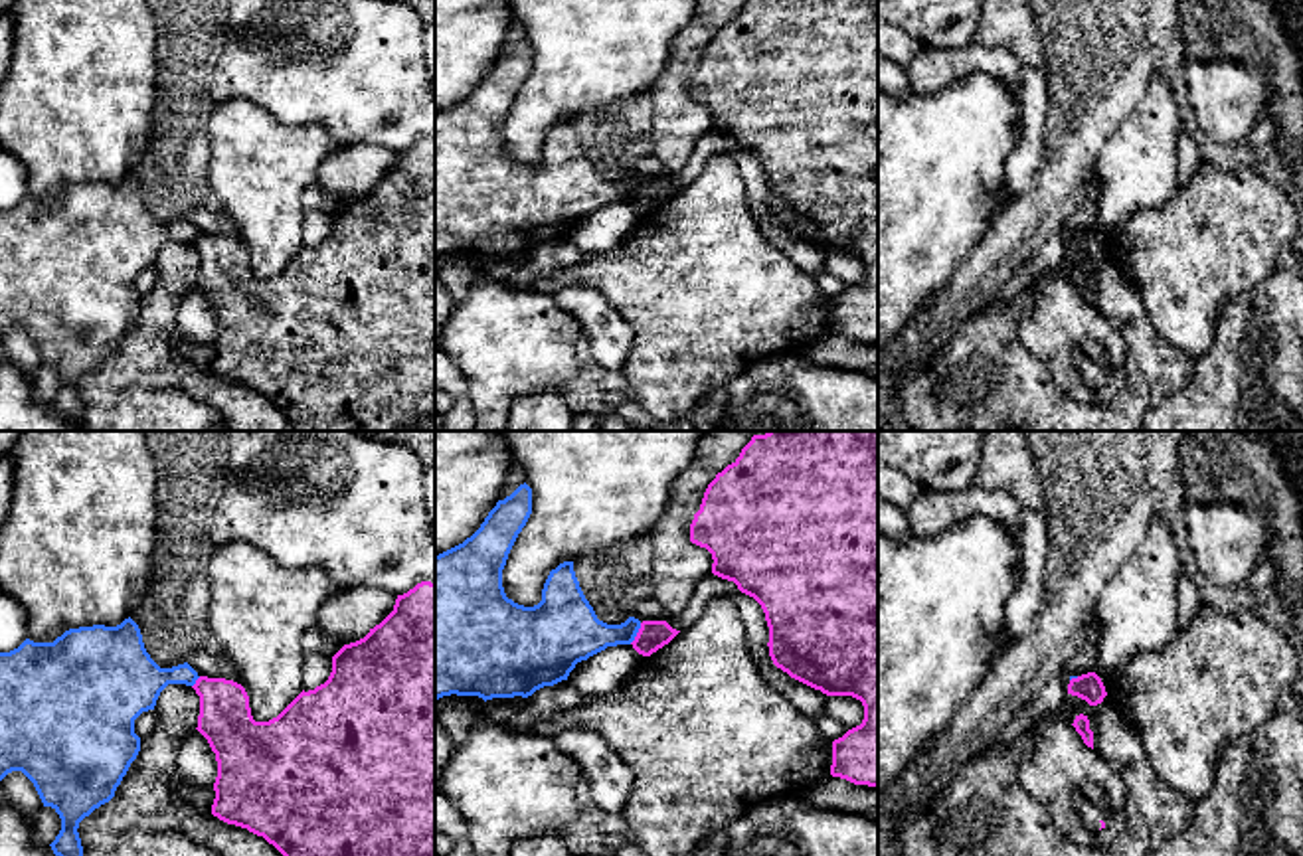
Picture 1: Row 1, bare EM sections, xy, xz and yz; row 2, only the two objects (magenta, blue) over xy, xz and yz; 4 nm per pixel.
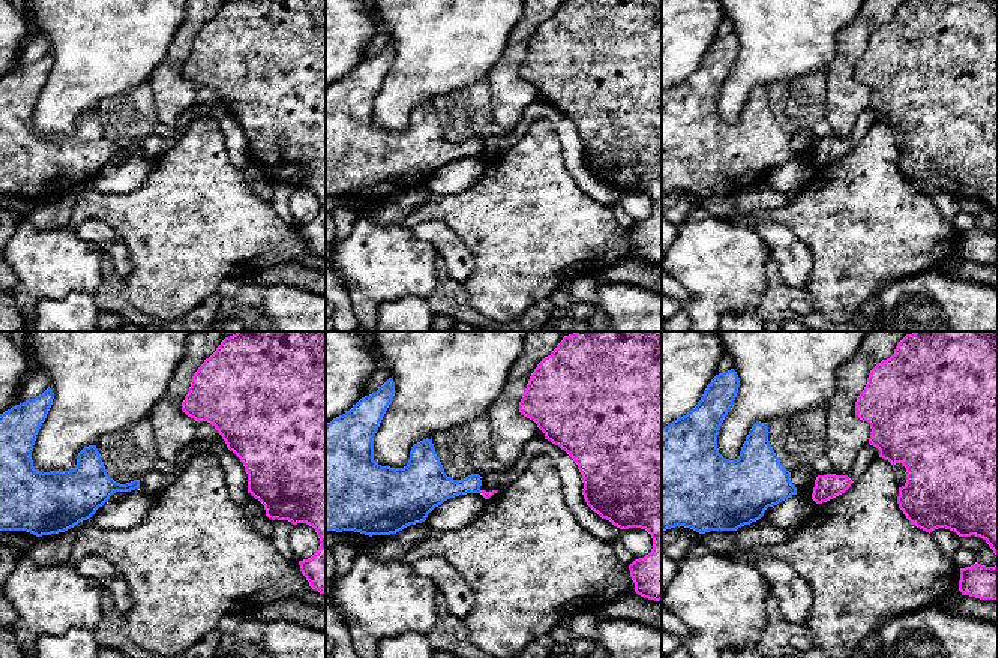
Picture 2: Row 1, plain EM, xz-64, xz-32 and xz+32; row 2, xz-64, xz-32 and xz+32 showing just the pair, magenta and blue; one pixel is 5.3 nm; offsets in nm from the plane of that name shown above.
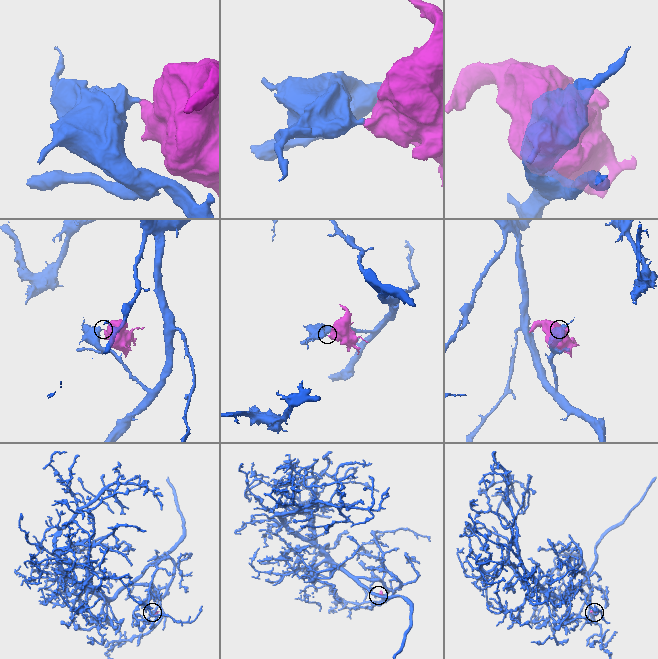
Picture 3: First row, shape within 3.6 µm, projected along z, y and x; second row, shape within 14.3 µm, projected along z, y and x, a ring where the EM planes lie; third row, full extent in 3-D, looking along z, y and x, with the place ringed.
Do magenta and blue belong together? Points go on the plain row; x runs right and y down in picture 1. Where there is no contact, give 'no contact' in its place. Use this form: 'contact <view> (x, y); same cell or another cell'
contact xz (637, 190); another cell

